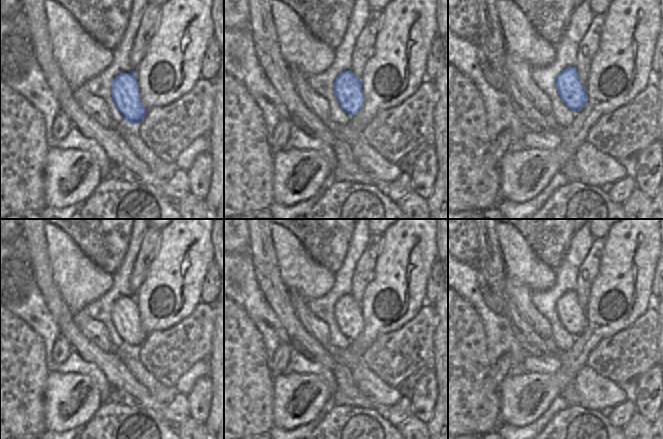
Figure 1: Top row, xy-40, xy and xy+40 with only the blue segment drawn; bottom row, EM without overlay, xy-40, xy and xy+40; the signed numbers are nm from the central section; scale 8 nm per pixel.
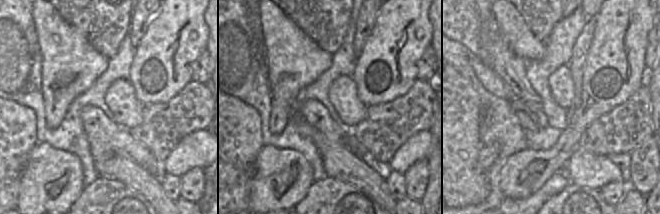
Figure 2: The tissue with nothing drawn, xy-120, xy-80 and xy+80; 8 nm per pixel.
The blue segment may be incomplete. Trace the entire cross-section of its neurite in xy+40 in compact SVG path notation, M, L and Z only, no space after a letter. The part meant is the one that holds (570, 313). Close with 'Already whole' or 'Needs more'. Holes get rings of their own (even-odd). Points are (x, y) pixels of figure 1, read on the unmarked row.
M567 291L556 302L558 318L566 331L577 337L588 326L586 313L578 302L576 291Z. Already whole

